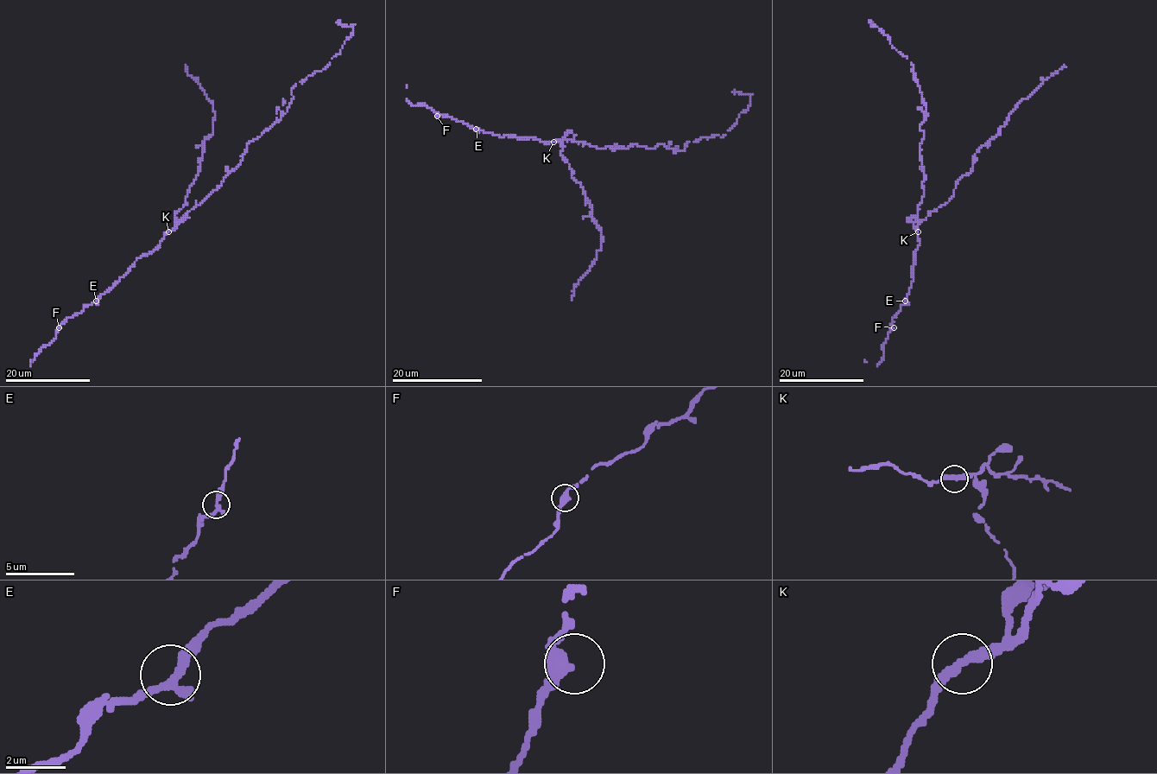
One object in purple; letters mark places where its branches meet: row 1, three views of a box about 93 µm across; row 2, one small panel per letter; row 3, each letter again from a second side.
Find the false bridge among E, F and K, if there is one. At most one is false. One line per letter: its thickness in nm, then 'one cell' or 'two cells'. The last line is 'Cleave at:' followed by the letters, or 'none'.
E: 340 nm thick; one cell
F: 360 nm thick; one cell
K: 360 nm thick; one cell
Cleave at: none

